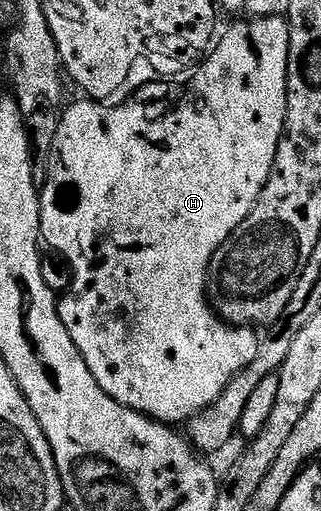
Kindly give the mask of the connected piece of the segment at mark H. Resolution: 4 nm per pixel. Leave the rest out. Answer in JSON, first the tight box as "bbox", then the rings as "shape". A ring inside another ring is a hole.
{"bbox":[40,17,290,424],"shape":[[[285,17],[277,18],[256,18],[253,20],[245,20],[246,22],[238,22],[226,35],[223,33],[217,39],[216,45],[207,54],[205,62],[193,71],[192,77],[189,79],[189,86],[179,97],[181,106],[177,106],[178,110],[173,109],[168,116],[160,116],[154,118],[150,114],[154,114],[154,108],[140,108],[138,112],[134,110],[126,111],[104,111],[101,107],[92,105],[76,106],[74,110],[66,110],[67,116],[65,122],[62,123],[62,129],[54,130],[54,147],[50,150],[50,179],[47,180],[46,186],[41,187],[40,197],[42,199],[42,211],[40,212],[40,220],[42,221],[42,242],[50,245],[58,254],[63,254],[70,261],[70,266],[74,269],[74,283],[70,286],[70,291],[66,295],[61,295],[58,303],[58,315],[64,324],[64,328],[68,328],[68,336],[72,336],[72,340],[76,344],[76,348],[80,348],[80,356],[84,356],[84,364],[88,364],[88,368],[92,372],[92,376],[96,376],[96,384],[100,384],[100,388],[104,388],[104,392],[108,392],[108,396],[112,396],[120,404],[124,404],[128,408],[132,408],[136,412],[145,414],[148,418],[153,418],[159,422],[167,424],[178,424],[174,422],[185,423],[194,417],[195,414],[201,413],[217,401],[222,393],[235,376],[241,372],[245,366],[252,364],[252,360],[256,360],[256,352],[260,345],[260,338],[253,329],[239,328],[230,325],[229,322],[222,321],[218,317],[213,305],[208,301],[208,275],[210,272],[210,263],[214,261],[214,254],[226,243],[236,232],[236,228],[240,228],[240,224],[244,224],[244,220],[252,212],[252,208],[258,203],[258,198],[262,194],[262,189],[268,184],[270,174],[274,171],[274,161],[276,160],[276,152],[278,145],[282,139],[282,135],[286,133],[286,93],[288,92],[288,60],[290,59],[290,23]]]}

